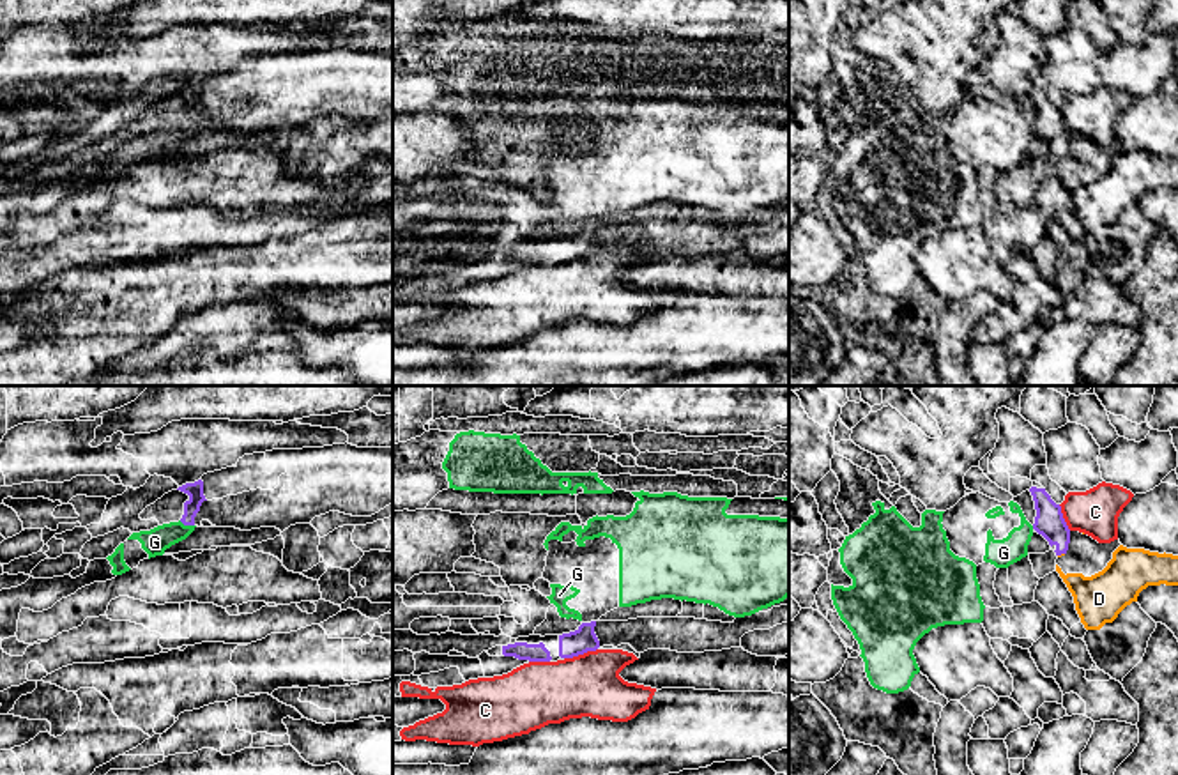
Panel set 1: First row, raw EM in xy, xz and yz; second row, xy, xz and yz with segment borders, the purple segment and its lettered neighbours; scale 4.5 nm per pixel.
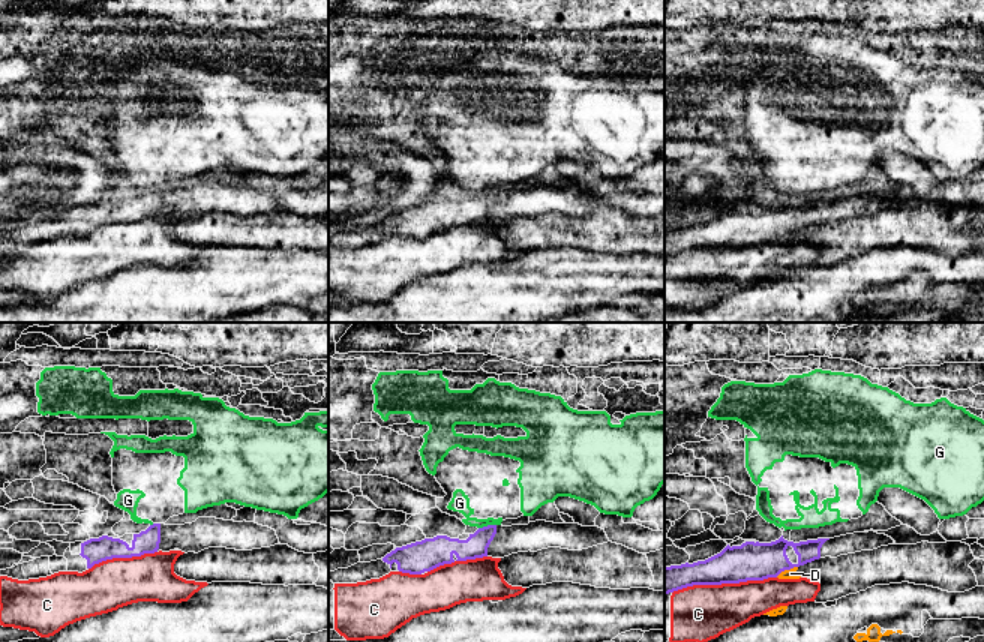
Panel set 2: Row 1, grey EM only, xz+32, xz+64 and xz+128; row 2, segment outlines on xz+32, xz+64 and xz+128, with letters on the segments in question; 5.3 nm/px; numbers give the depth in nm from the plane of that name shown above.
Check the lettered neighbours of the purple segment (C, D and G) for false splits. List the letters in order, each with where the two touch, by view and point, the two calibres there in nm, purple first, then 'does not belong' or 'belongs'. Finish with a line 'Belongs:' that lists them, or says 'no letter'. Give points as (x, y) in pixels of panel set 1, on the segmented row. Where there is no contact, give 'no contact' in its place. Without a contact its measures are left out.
C: meets purple in xz at (581, 653); 120 nm thick on the purple side, 280 nm on the other; does not belong
D: meets purple in yz at (1060, 554); 140 nm thick on the purple side, 20 nm on the other; does not belong
G: meets purple in xy at (186, 524); 80 nm thick on the purple side, 120 nm on the other; does not belong
Belongs: no letter

